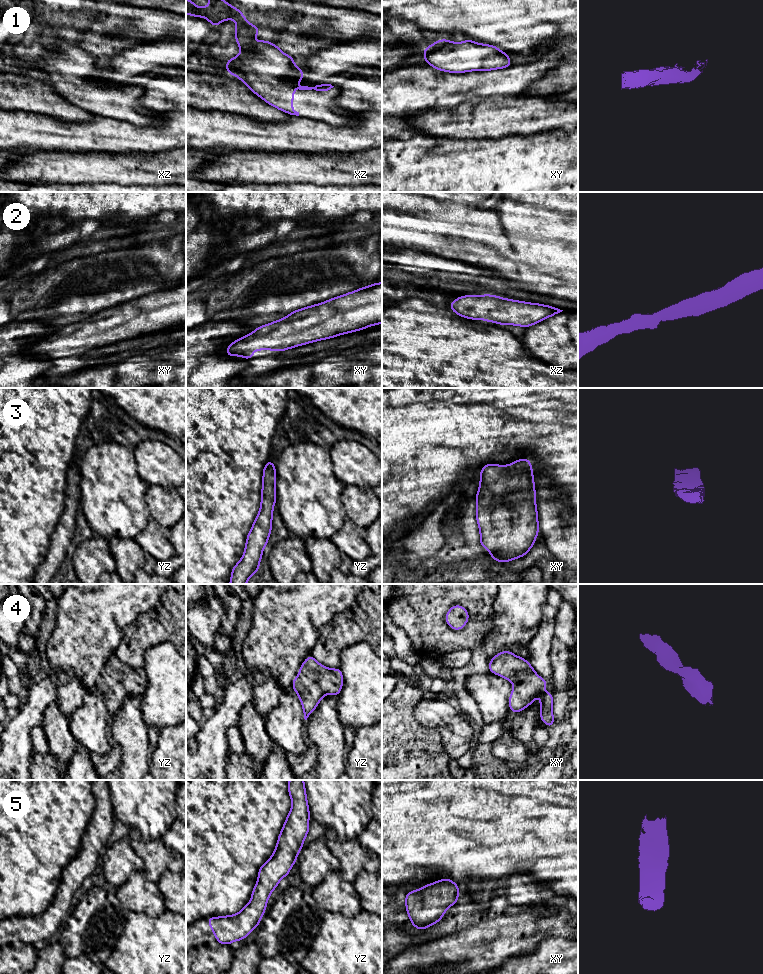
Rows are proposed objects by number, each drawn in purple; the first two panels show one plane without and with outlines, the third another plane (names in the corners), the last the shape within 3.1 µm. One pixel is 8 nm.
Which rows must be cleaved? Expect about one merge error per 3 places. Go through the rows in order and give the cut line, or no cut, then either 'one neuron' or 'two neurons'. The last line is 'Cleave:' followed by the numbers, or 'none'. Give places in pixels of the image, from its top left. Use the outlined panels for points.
1: no cut; one neuron
2: no cut; one neuron
3: no cut; one neuron
4: no cut; one neuron
5: no cut; one neuron
Cleave: none

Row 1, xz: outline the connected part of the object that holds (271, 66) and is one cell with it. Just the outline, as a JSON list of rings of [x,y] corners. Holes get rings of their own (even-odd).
[[[186,0],[186,14],[206,18],[215,28],[229,19],[236,21],[236,44],[241,53],[226,61],[226,72],[238,77],[253,93],[265,102],[290,115],[299,116],[291,102],[294,89],[328,91],[334,86],[319,84],[315,87],[296,85],[295,81],[304,78],[293,57],[283,53],[275,44],[266,39],[254,42],[261,31],[244,17],[242,11],[229,5],[225,0],[210,0],[206,7],[198,7],[191,0]]]

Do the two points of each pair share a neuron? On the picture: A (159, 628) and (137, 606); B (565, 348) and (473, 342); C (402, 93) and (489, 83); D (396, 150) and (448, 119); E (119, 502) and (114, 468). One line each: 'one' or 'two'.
A: two
B: two
C: one
D: two
E: one

